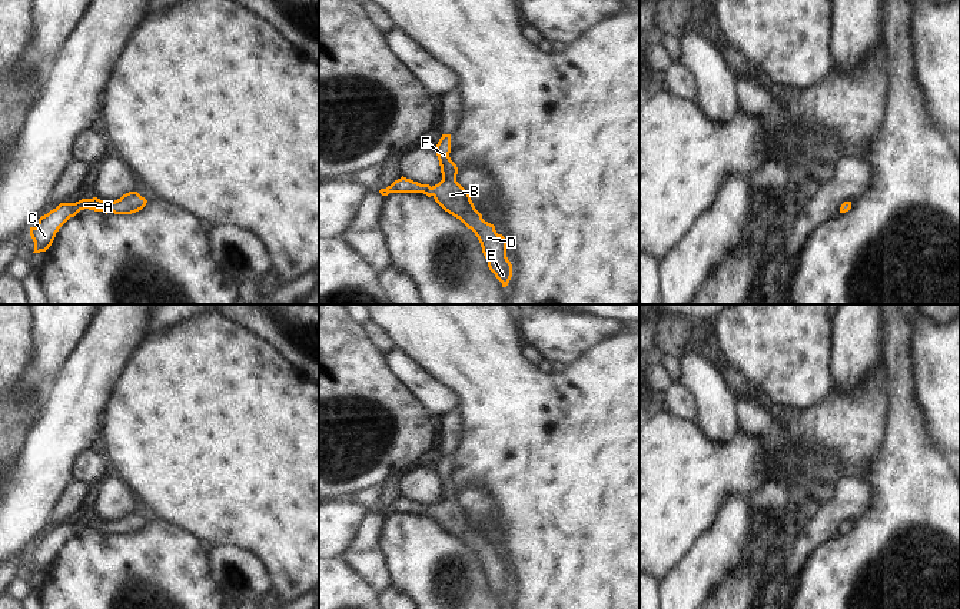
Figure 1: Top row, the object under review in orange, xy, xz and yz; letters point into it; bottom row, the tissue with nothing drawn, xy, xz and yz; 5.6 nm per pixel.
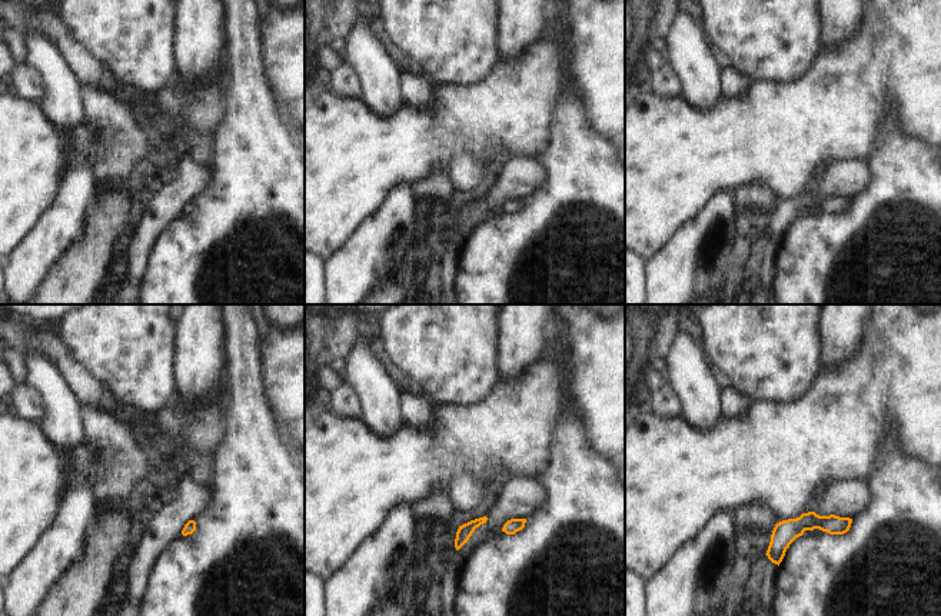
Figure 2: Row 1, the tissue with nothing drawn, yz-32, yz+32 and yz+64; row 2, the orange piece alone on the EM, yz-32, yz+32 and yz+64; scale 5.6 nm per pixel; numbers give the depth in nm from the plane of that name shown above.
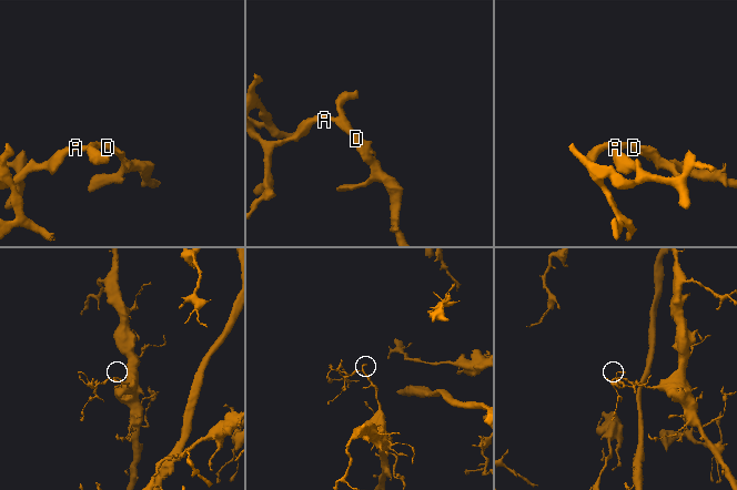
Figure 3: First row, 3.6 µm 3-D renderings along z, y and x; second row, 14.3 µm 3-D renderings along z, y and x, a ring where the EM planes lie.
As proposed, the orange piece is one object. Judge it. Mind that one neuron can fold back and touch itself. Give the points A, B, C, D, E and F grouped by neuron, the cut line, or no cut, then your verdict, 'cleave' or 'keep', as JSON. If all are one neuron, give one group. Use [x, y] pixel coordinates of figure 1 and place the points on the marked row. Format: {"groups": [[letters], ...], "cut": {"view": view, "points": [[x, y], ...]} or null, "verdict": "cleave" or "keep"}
{"groups": [["A", "B", "C", "D", "E", "F"]], "cut": null, "verdict": "keep"}

